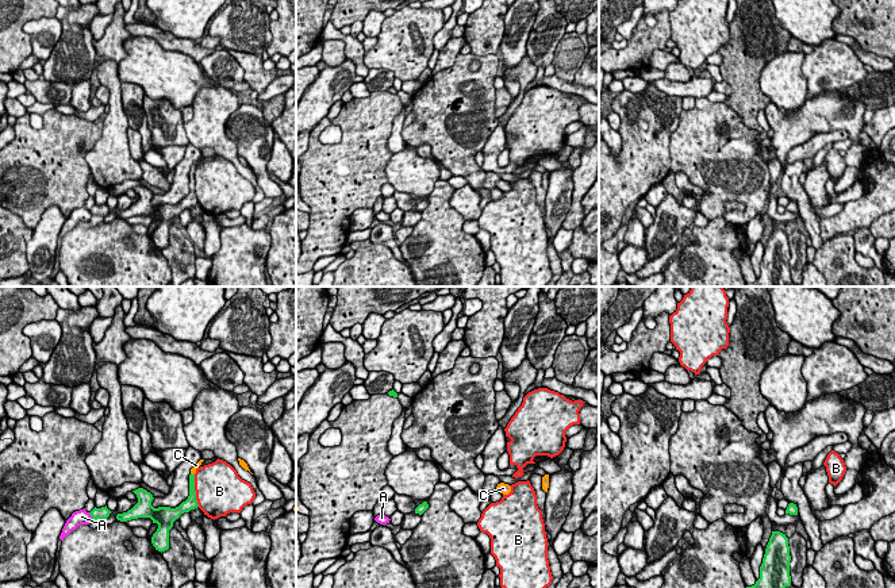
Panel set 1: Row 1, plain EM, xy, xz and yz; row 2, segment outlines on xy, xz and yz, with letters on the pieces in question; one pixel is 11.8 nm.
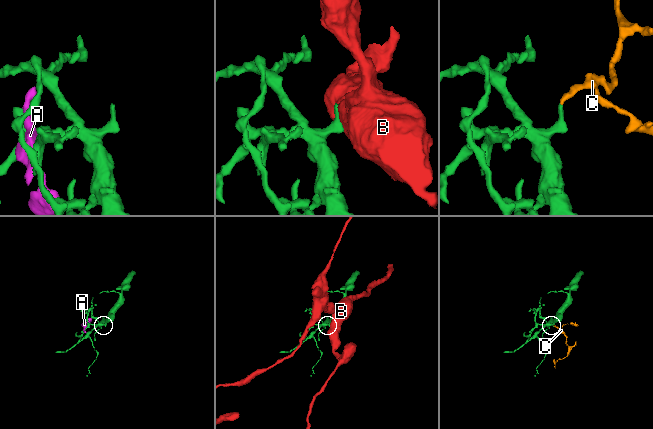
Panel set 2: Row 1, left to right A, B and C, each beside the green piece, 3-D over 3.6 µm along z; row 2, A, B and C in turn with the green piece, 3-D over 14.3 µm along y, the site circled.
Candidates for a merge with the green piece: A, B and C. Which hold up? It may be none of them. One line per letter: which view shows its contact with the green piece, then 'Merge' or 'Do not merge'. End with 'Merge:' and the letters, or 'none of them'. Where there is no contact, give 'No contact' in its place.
A: Touches green in xy. Do not merge
B: Touches green in xy. Do not merge
C: Touches green in xy. Merge
Merge: C

